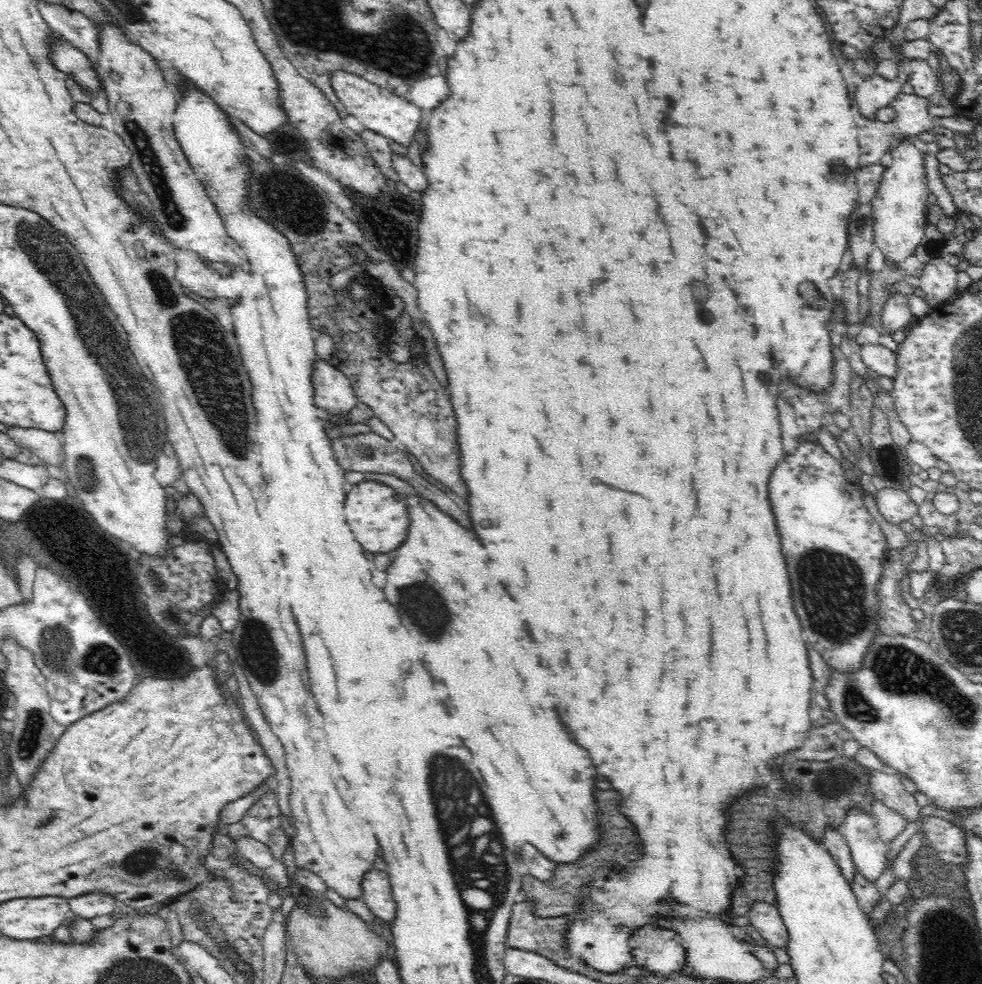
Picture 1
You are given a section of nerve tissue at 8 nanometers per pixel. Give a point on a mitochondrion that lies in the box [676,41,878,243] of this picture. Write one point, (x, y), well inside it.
(823, 163)

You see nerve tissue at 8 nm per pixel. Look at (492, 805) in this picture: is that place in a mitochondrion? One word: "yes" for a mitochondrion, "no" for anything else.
yes

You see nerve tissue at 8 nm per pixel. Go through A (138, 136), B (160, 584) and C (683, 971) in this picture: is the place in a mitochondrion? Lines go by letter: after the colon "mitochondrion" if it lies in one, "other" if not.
A: mitochondrion
B: mitochondrion
C: other

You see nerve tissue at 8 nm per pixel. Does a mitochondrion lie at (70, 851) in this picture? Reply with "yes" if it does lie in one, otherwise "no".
no

